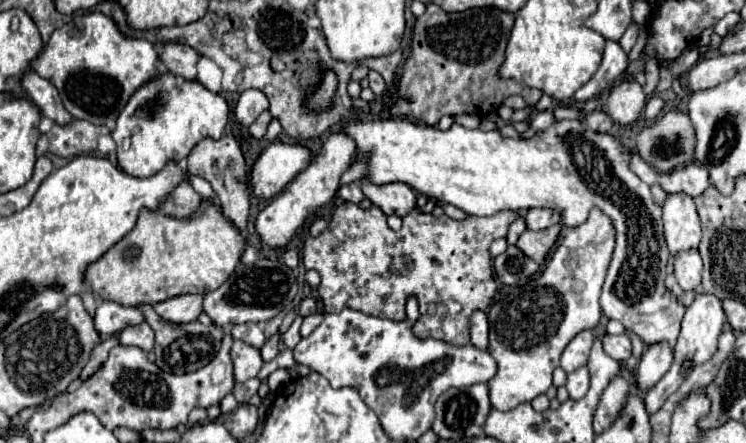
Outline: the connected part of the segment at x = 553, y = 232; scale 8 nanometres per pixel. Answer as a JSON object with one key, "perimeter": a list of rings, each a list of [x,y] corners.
{"perimeter":[[[555,224],[555,226],[549,226],[545,230],[525,230],[519,240],[517,240],[517,248],[523,250],[525,256],[533,258],[535,262],[543,264],[545,256],[549,254],[549,250],[553,248],[553,244],[557,242],[559,238],[559,232],[561,232],[561,226]]]}

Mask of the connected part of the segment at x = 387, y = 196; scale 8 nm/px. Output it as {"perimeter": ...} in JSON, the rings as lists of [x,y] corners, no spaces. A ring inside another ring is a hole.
{"perimeter":[[[365,178],[361,180],[361,188],[363,194],[375,204],[379,206],[387,216],[397,214],[397,216],[405,216],[409,214],[409,210],[415,208],[415,190],[409,188],[403,182],[391,182],[391,184],[383,184],[383,186],[375,186],[371,182],[367,182]]]}

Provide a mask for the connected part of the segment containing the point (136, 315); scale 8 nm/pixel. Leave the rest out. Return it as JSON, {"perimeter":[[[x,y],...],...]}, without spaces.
{"perimeter":[[[101,302],[97,312],[95,312],[95,328],[97,332],[105,336],[115,336],[127,326],[137,326],[145,322],[145,316],[141,314],[139,308],[127,308],[117,302]]]}

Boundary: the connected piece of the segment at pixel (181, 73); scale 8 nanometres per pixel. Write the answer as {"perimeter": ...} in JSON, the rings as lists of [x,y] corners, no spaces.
{"perimeter":[[[165,44],[161,52],[163,64],[183,80],[199,80],[197,78],[197,50],[187,44]]]}

